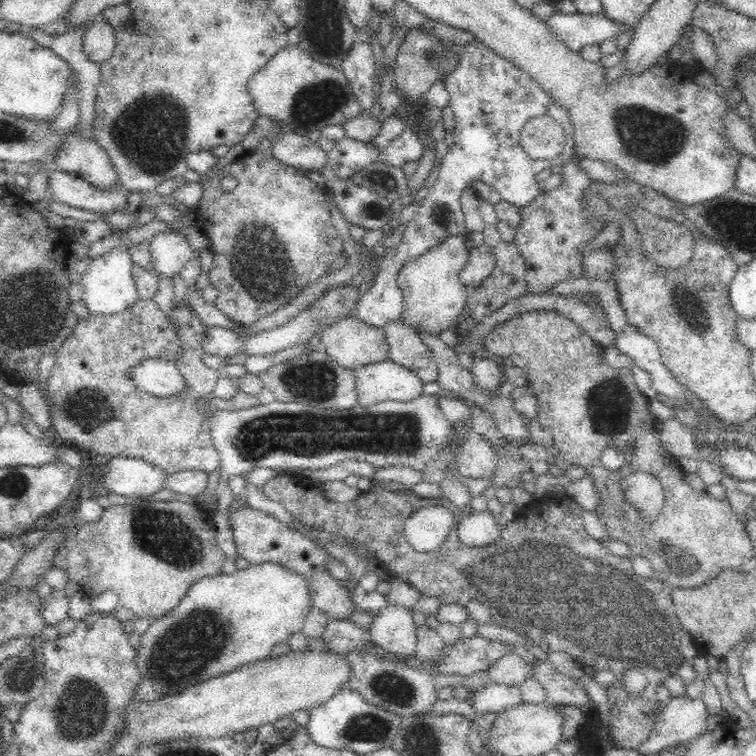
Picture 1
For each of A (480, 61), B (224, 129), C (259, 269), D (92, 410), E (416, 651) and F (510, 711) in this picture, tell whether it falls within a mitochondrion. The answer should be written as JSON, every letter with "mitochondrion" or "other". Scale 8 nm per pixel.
{"A":"other","B":"other","C":"mitochondrion","D":"mitochondrion","E":"other","F":"other"}

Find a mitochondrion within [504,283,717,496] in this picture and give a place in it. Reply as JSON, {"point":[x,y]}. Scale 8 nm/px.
{"point":[610,404]}

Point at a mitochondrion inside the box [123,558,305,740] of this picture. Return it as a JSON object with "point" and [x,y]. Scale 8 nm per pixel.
{"point":[185,650]}

